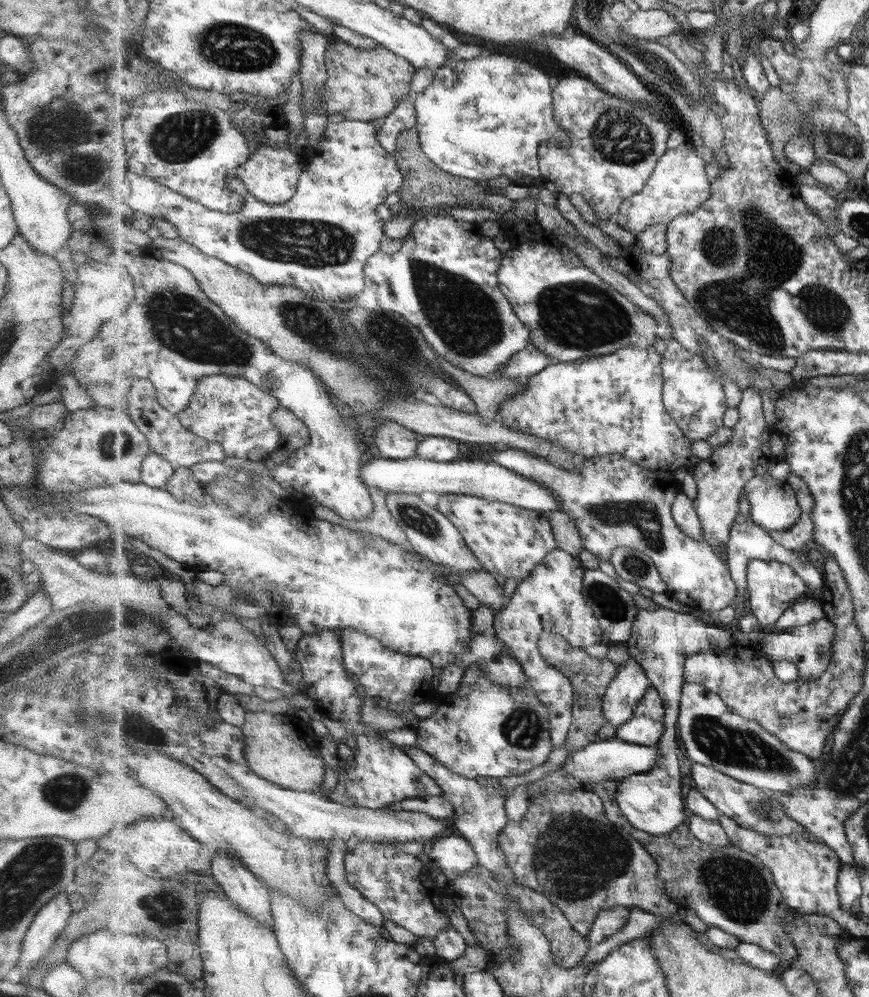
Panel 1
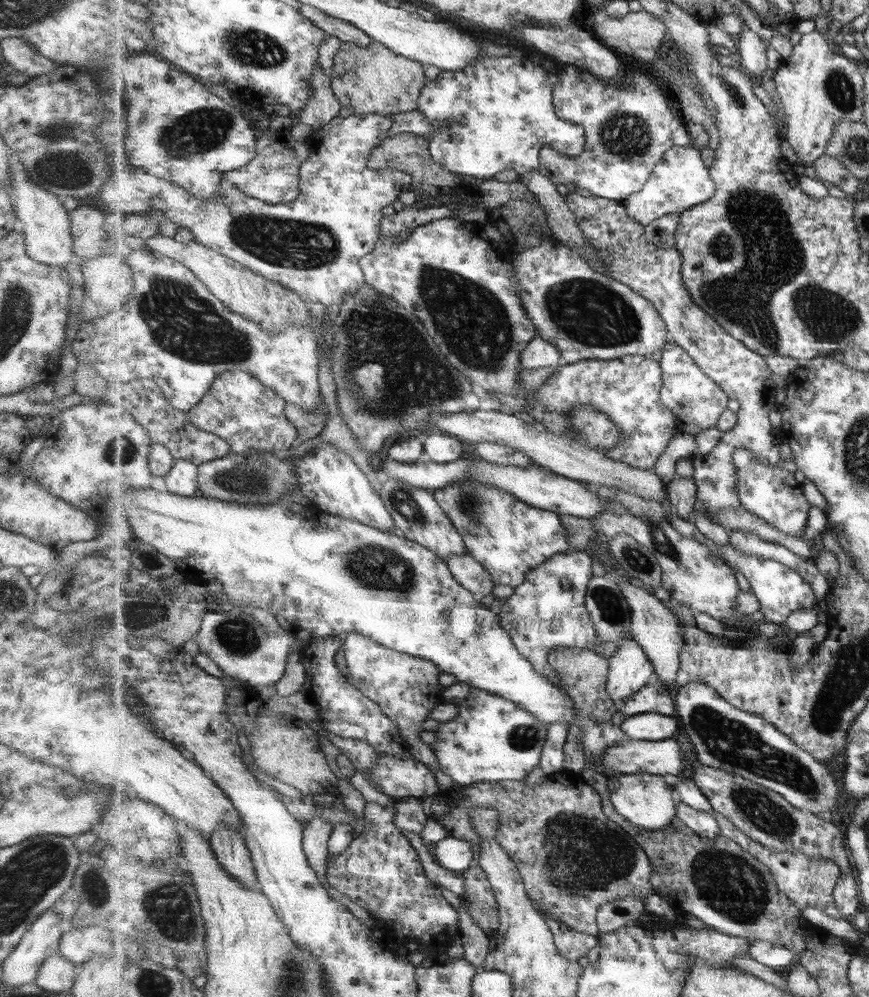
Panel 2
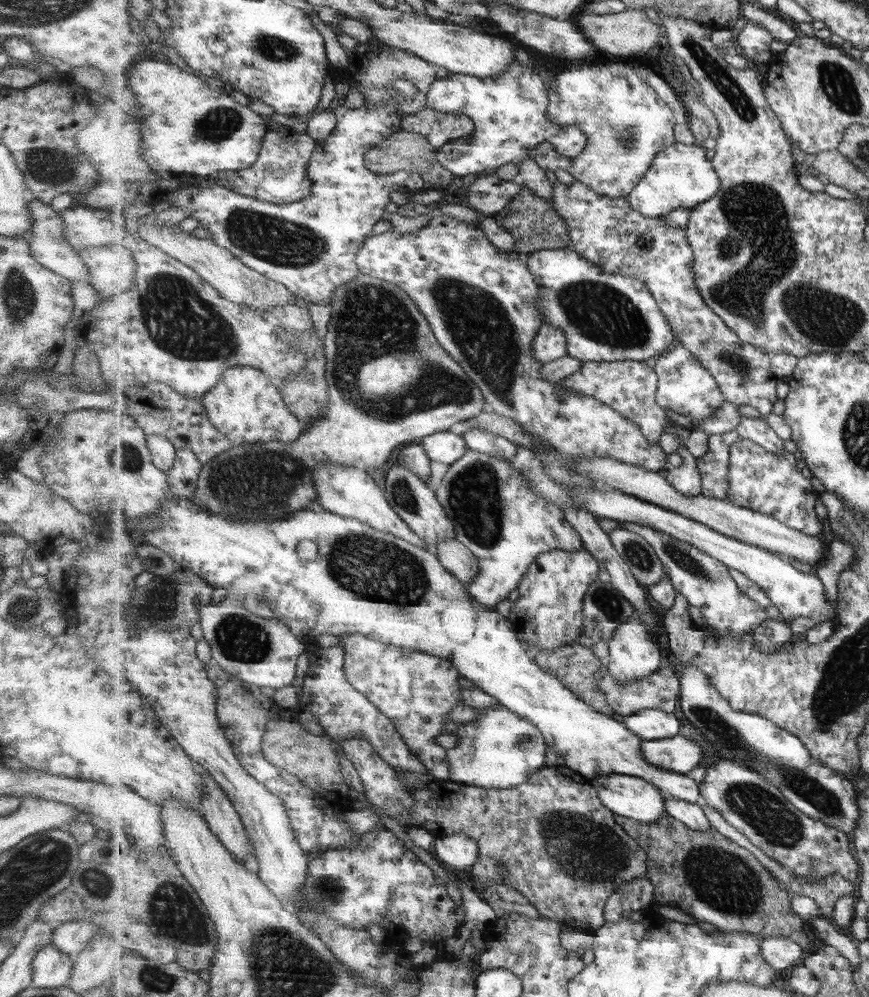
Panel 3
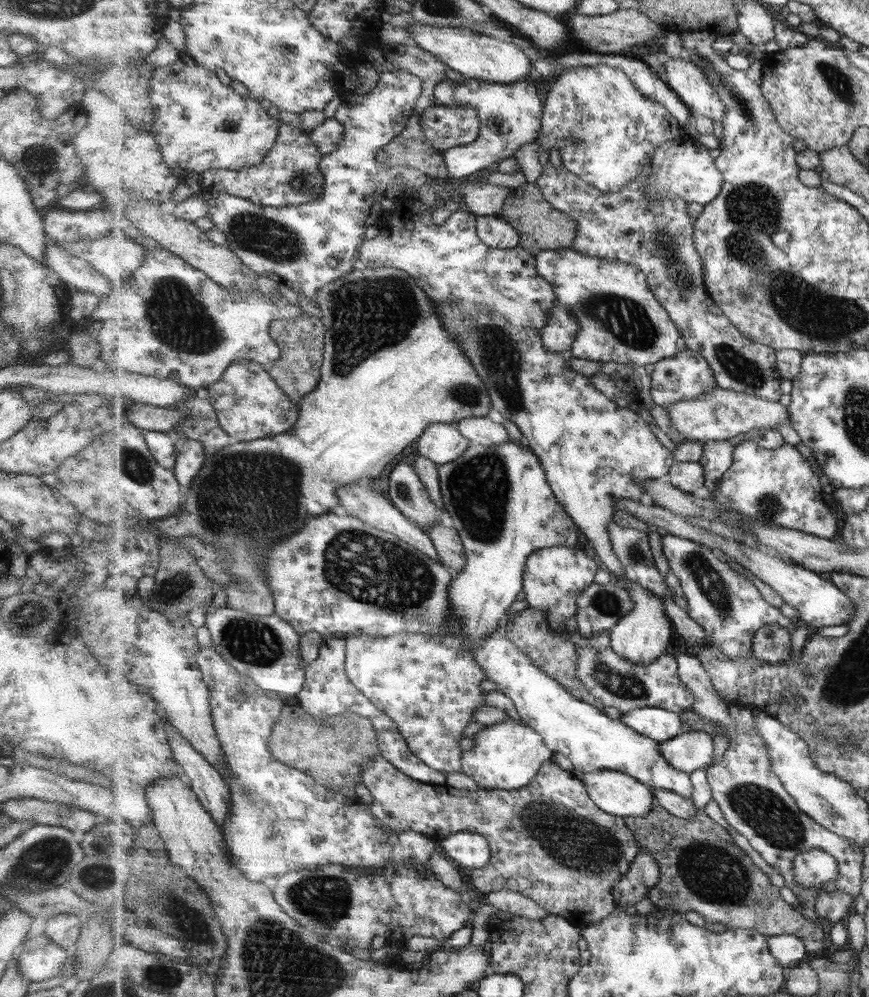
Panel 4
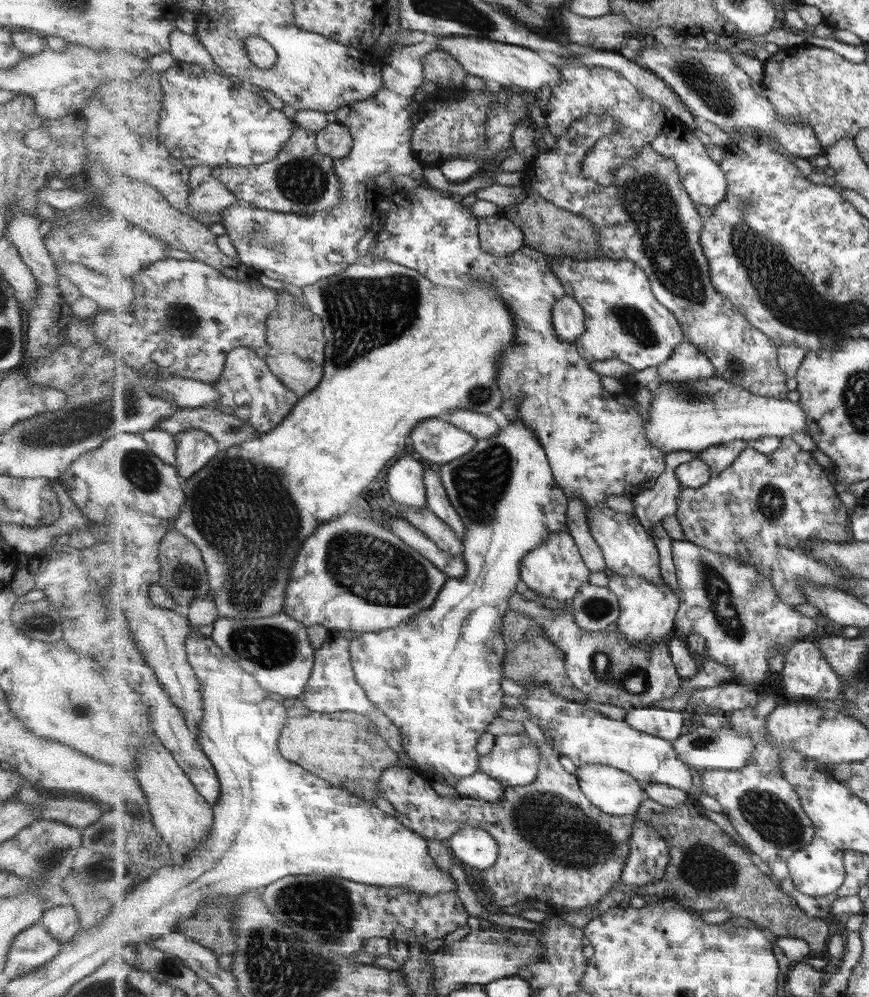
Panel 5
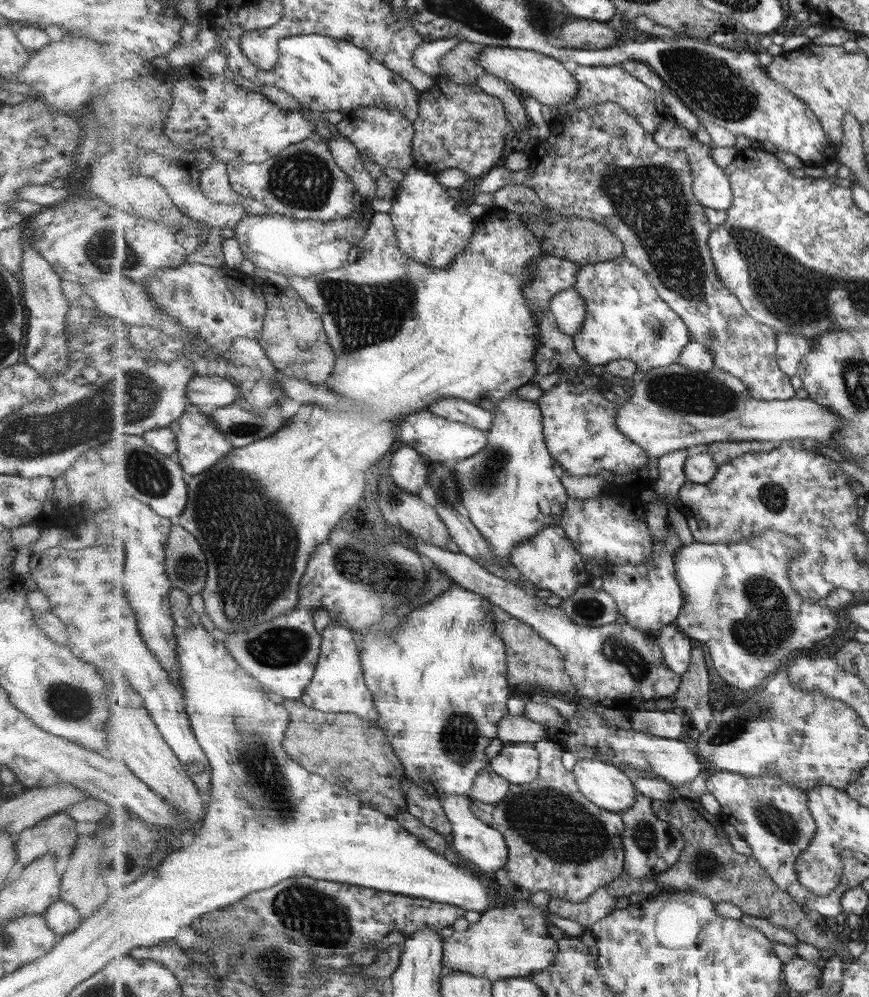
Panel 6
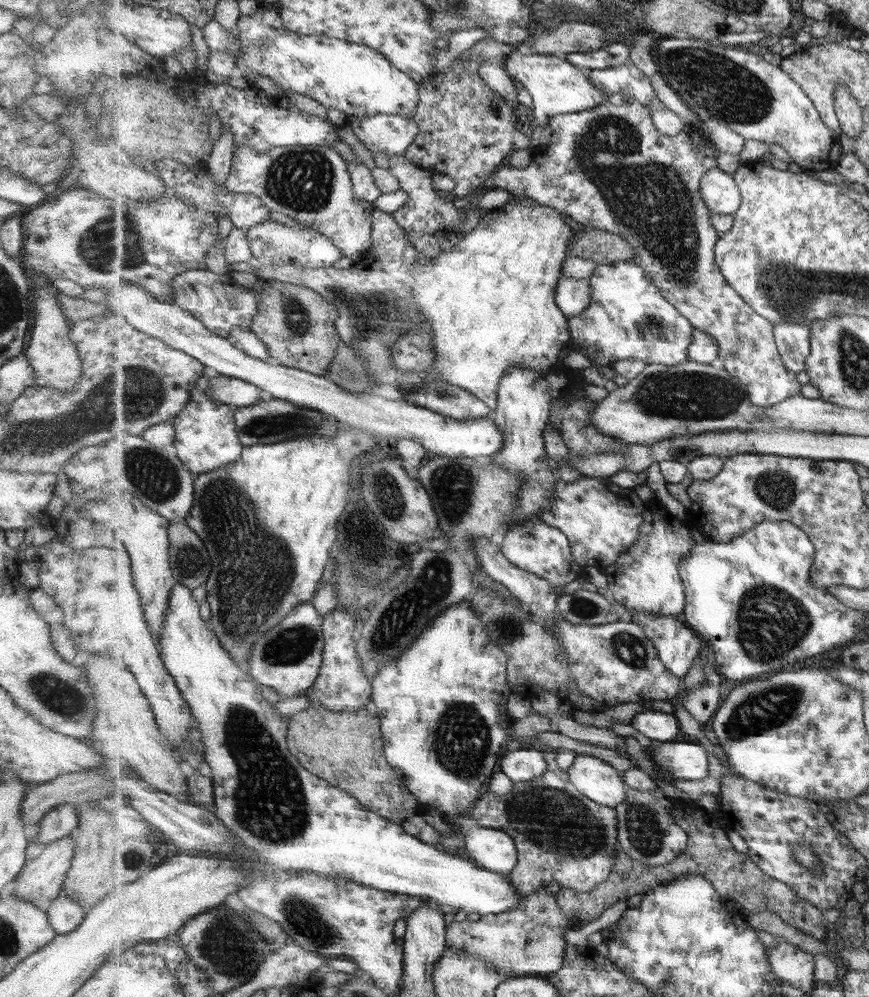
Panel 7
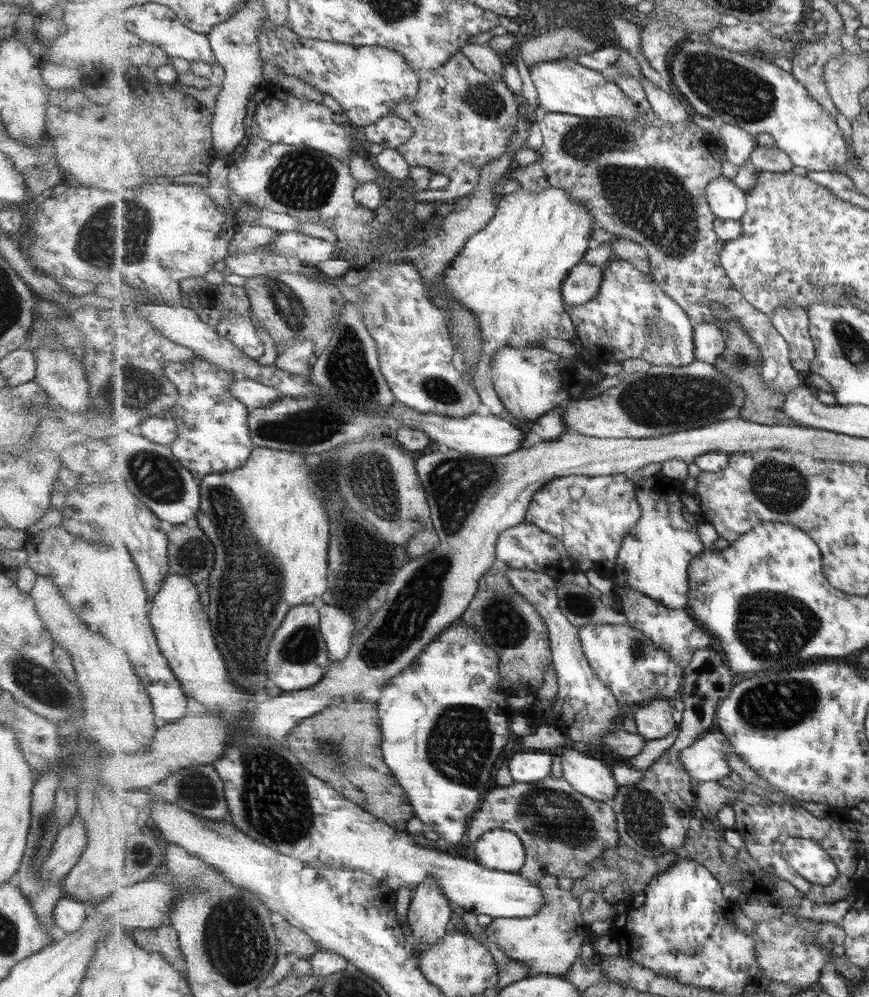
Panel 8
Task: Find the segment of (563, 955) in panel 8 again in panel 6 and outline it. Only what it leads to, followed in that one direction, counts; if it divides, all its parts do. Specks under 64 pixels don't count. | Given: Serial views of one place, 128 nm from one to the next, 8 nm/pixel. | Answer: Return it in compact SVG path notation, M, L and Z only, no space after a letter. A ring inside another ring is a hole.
M527 898L515 900L511 906L493 907L487 910L477 922L469 924L465 931L453 932L450 937L444 939L443 964L445 972L458 970L459 972L468 972L473 976L498 981L519 977L530 978L535 971L549 968L558 957L559 947L558 940L549 935L547 927L551 926L551 922L547 919L547 912L549 912L547 905L542 908L535 907L527 901Z

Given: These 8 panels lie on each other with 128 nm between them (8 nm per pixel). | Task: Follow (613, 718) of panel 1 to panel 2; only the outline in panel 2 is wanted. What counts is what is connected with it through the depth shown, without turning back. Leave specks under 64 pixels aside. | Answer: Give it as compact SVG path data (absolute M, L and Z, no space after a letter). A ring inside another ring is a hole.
M630 635L619 642L618 650L609 660L606 689L618 708L626 703L626 698L637 694L655 678L655 667L647 653Z

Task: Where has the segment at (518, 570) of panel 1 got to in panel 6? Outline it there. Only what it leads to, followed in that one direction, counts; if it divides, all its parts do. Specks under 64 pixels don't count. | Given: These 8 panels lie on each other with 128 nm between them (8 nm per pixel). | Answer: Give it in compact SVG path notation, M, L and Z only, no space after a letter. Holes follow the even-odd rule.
M514 390L497 404L494 426L487 432L488 443L481 452L459 461L454 466L454 475L458 482L460 497L464 507L469 511L473 524L481 531L483 537L492 546L492 552L498 560L511 561L514 550L548 525L559 524L562 520L570 497L561 482L557 461L547 446L543 434L543 417L539 404L519 397ZM453 583L441 596L437 596L431 602L424 604L422 607L416 608L413 612L410 612L407 615L407 618L404 620L404 623L394 632L395 636L393 638L389 638L389 636L383 636L381 633L373 633L371 634L366 633L367 636L365 638L360 639L360 659L361 664L364 670L364 677L368 686L368 689L372 692L374 703L376 704L377 710L379 714L382 716L382 724L381 726L385 728L386 734L388 736L388 740L390 744L393 745L395 750L395 754L399 756L399 760L403 763L403 768L405 770L405 776L407 778L411 778L413 782L417 782L421 788L425 788L426 791L431 792L433 796L439 797L440 801L443 802L442 798L445 795L467 795L468 792L471 792L473 789L473 784L475 784L476 780L480 775L482 775L483 771L491 771L491 759L487 757L487 748L489 748L489 744L498 737L498 724L501 722L502 718L505 718L510 712L508 709L508 700L512 697L513 687L511 686L510 681L508 680L508 654L507 654L507 647L506 642L499 636L498 630L496 629L496 622L494 619L494 612L492 611L492 606L494 604L489 600L486 599L484 596L481 596L479 593L473 592L471 589L463 588L461 585L457 583Z

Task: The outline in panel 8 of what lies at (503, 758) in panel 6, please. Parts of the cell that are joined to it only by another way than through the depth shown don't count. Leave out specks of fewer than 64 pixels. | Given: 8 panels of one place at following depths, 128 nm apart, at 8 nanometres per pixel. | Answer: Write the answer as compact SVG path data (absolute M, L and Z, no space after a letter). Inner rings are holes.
M527 750L509 759L510 779L519 783L537 783L551 777L554 754L542 750Z

